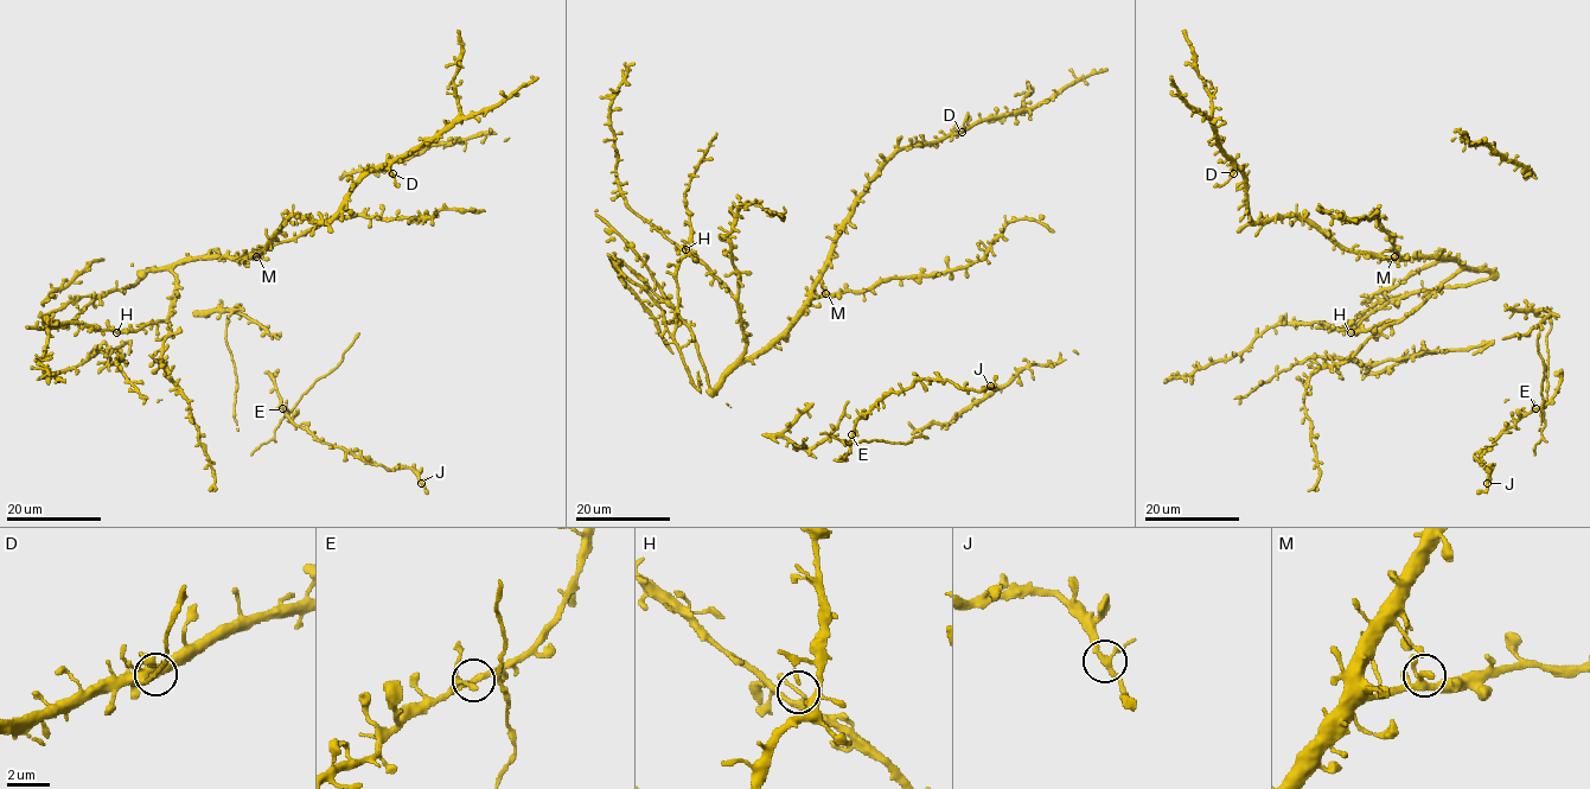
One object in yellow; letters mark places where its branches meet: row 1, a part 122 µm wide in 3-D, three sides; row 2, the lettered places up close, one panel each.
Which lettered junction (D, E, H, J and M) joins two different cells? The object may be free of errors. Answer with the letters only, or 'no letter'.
D

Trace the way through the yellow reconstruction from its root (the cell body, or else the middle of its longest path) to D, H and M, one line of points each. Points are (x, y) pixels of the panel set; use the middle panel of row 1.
D: (761, 352), (808, 299), (836, 230), (872, 178), (902, 147), (931, 144), (962, 132)
H: (761, 352), (741, 358), (745, 332), (734, 297), (685, 249)
M: (761, 352), (812, 299), (825, 293)

